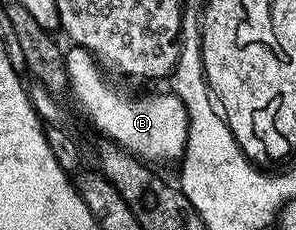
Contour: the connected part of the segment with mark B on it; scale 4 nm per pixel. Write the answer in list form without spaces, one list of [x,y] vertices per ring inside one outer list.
[[[75,44],[67,47],[64,63],[68,73],[68,90],[74,101],[80,105],[88,122],[109,142],[128,151],[145,164],[156,162],[179,163],[184,156],[188,135],[188,113],[171,92],[150,94],[142,98],[130,98],[116,86],[111,86],[100,71],[101,65],[86,48]]]

